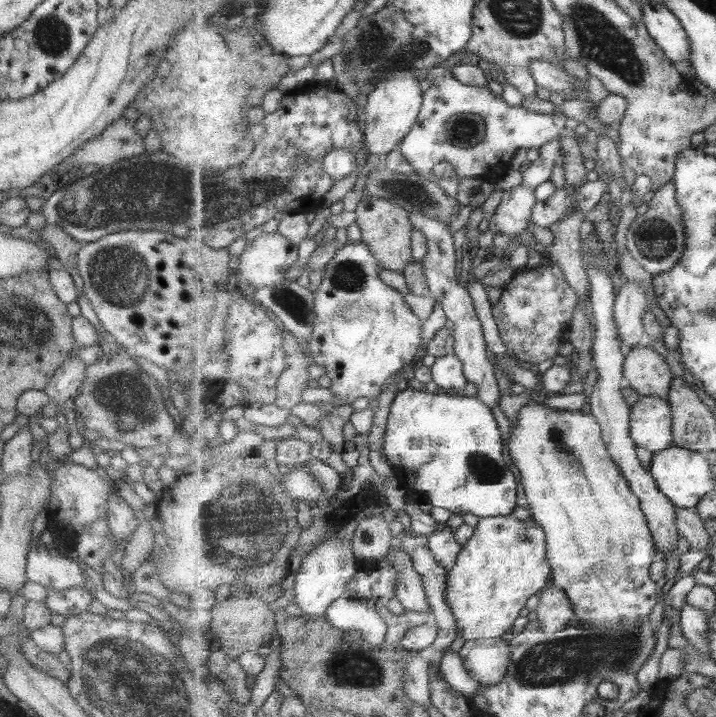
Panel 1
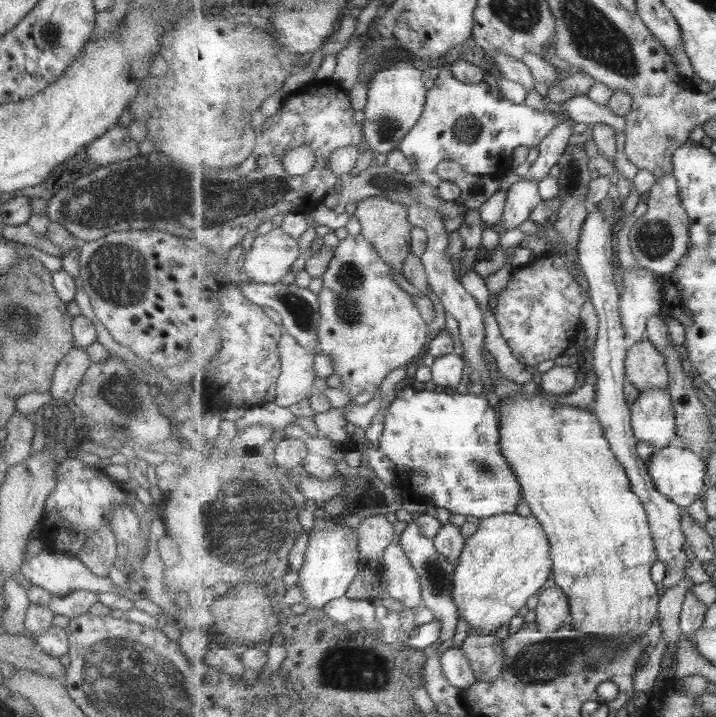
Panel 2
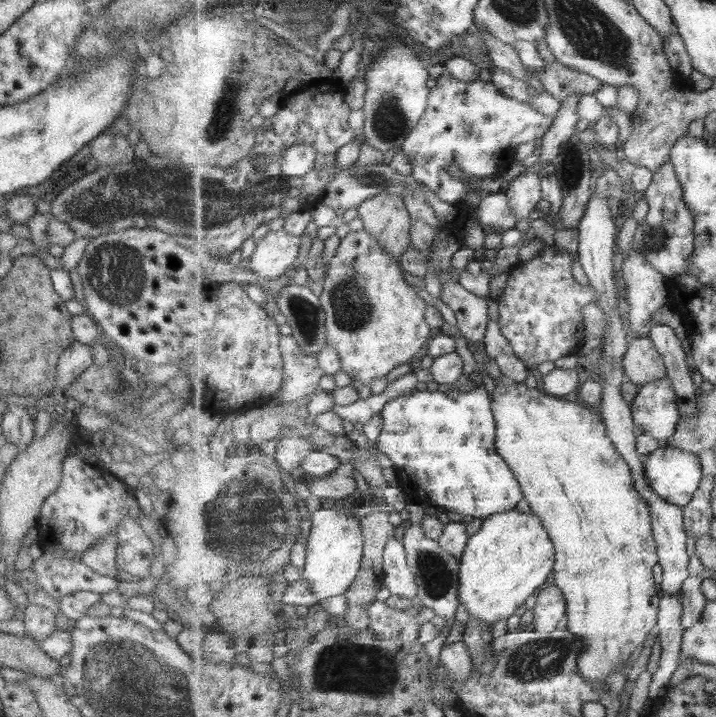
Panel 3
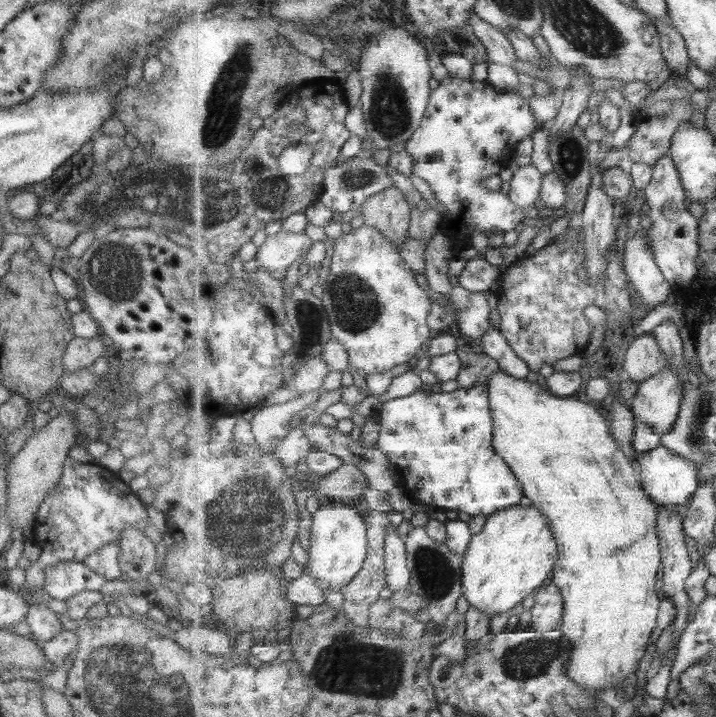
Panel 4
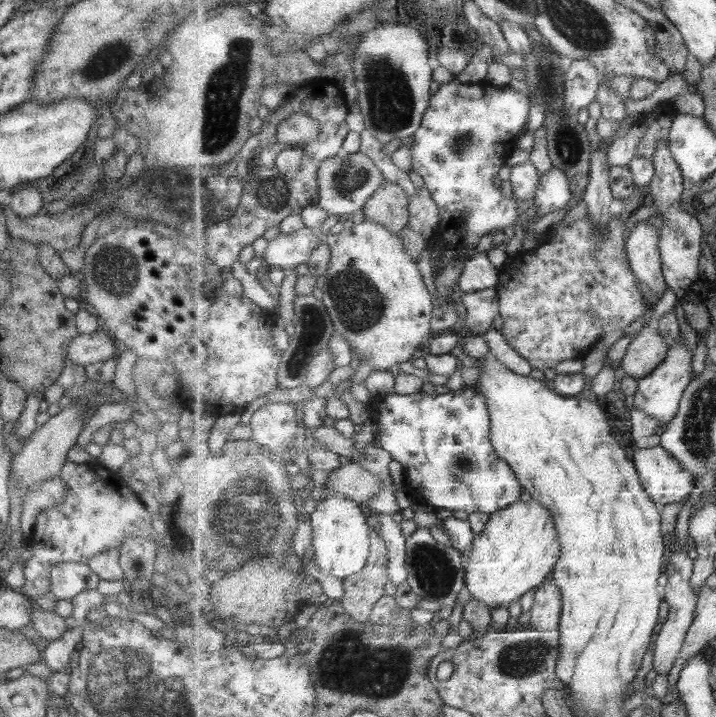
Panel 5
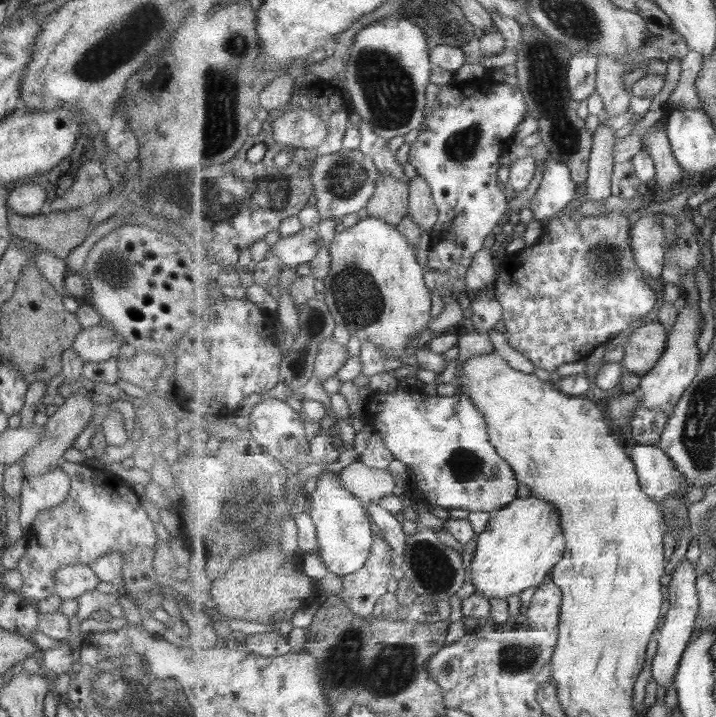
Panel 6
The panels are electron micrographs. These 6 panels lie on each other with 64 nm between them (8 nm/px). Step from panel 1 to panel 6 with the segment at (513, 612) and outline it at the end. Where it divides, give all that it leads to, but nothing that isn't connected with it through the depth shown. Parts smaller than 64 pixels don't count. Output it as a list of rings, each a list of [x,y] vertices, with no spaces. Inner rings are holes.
[[[534,495],[529,498],[516,498],[501,511],[497,511],[490,518],[485,530],[478,535],[476,552],[471,560],[469,575],[470,582],[481,596],[501,598],[507,600],[509,596],[523,596],[547,582],[550,573],[557,563],[565,558],[567,540],[561,528],[560,513],[546,500],[541,500]]]

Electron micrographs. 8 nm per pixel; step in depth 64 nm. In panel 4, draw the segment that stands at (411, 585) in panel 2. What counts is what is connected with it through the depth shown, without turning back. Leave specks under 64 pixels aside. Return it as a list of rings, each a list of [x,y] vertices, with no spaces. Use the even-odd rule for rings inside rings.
[[[390,524],[387,528],[387,536],[385,536],[387,552],[386,580],[389,588],[395,592],[397,590],[410,590],[411,588],[411,571],[408,567],[406,540],[401,540],[396,528]]]

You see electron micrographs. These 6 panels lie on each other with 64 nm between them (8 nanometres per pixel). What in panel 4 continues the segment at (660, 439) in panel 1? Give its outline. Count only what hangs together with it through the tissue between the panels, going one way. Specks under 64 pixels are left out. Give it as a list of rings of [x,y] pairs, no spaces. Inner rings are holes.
[[[668,366],[663,373],[640,384],[631,410],[639,421],[647,422],[663,437],[673,431],[680,418],[684,398],[682,379]]]

